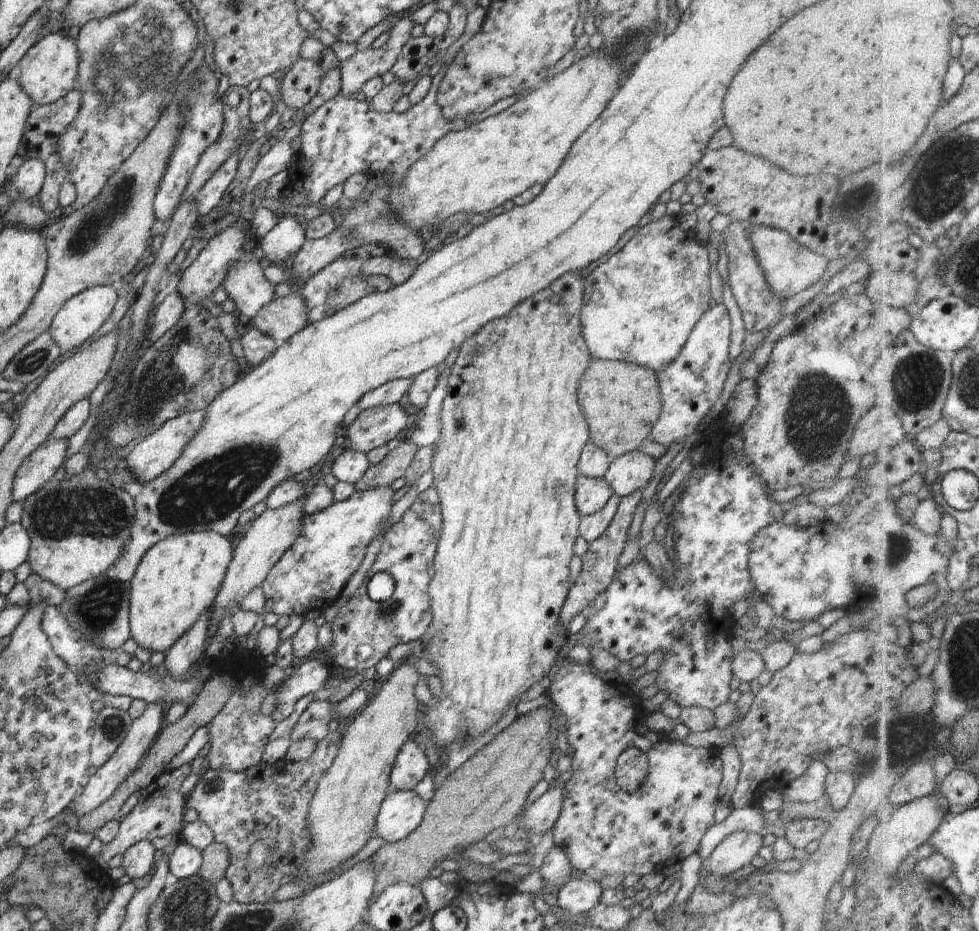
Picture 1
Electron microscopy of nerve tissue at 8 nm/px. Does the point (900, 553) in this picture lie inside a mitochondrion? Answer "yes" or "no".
yes

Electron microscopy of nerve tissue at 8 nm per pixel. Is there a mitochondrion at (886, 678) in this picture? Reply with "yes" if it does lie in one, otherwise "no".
no

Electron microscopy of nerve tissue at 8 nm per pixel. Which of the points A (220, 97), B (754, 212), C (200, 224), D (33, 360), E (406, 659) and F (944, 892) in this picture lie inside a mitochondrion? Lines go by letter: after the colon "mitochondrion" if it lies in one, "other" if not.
A: other
B: other
C: other
D: mitochondrion
E: other
F: other

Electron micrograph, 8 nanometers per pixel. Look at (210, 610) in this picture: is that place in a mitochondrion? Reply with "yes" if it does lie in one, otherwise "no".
no

